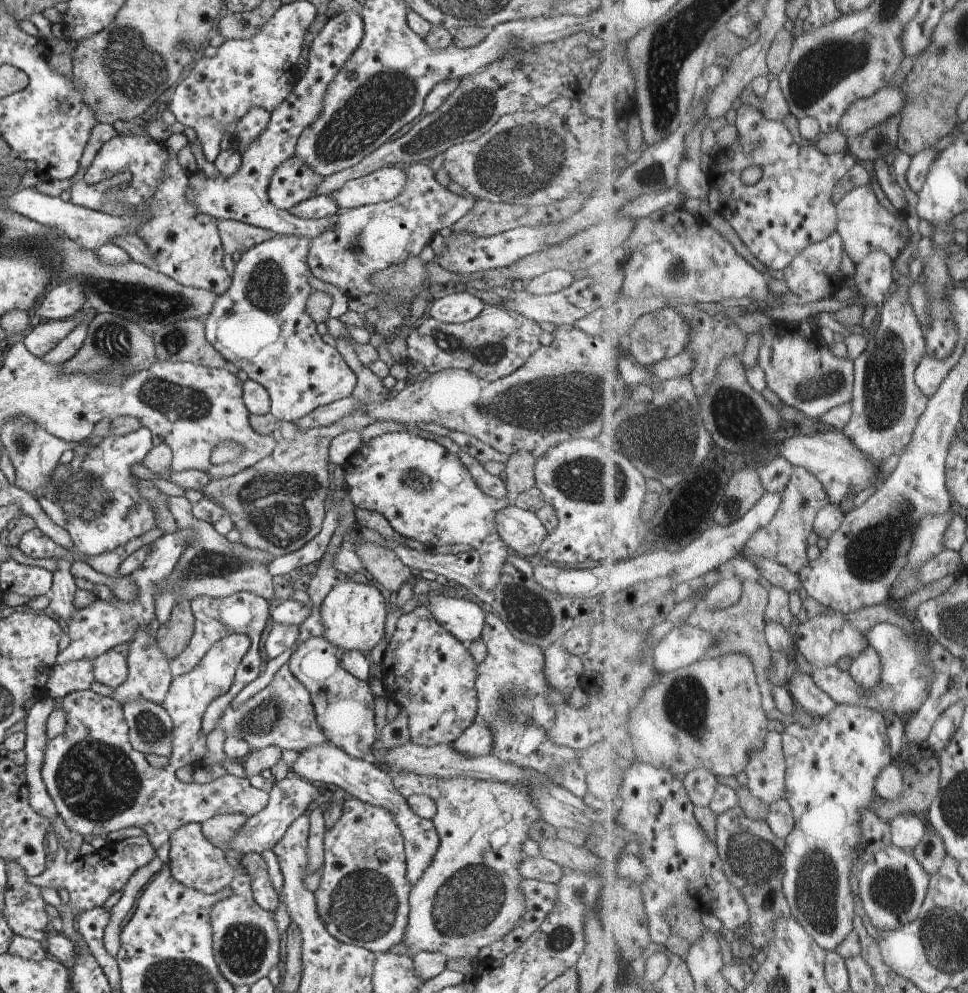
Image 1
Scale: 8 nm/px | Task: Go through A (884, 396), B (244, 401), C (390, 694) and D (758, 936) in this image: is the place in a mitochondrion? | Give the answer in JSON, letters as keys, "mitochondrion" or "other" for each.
{"A":"mitochondrion","B":"other","C":"other","D":"other"}

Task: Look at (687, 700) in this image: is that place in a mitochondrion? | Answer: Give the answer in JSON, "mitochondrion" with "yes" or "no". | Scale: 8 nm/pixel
{"mitochondrion":"yes"}

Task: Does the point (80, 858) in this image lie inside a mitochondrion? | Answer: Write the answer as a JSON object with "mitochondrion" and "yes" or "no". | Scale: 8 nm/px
{"mitochondrion":"no"}

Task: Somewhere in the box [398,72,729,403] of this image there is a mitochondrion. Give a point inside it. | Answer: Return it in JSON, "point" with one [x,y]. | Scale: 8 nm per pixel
{"point":[545,143]}

